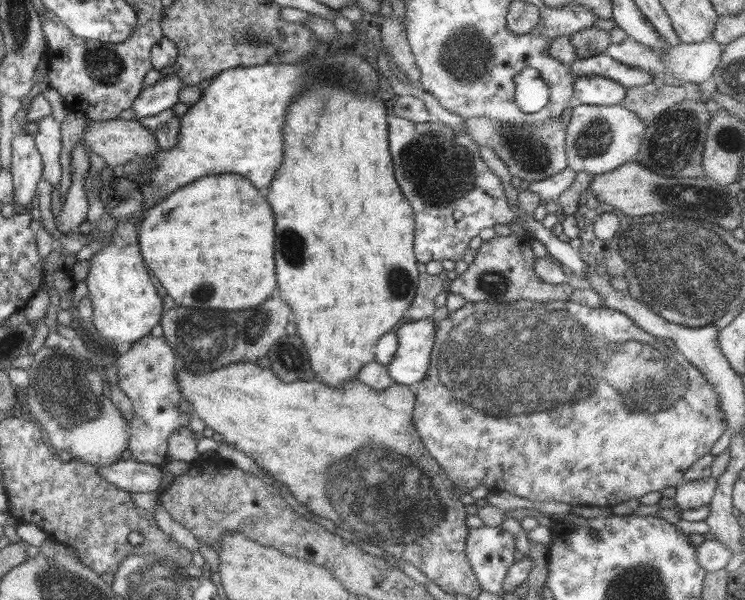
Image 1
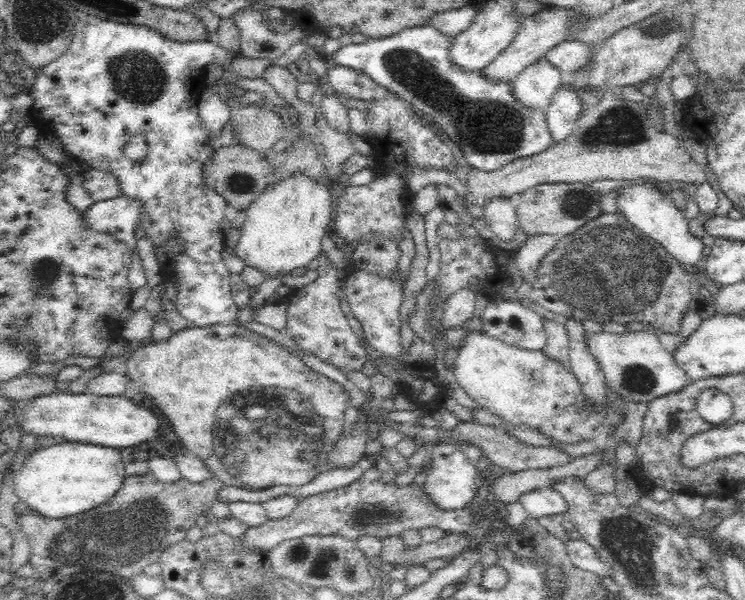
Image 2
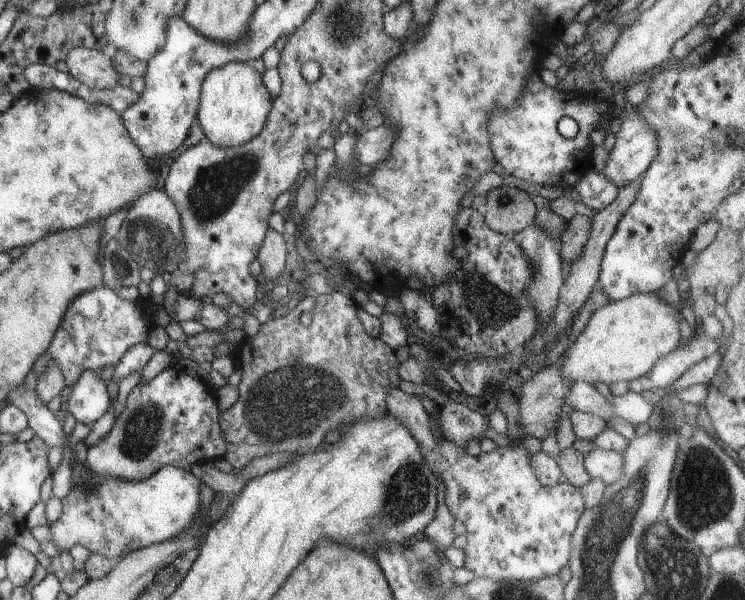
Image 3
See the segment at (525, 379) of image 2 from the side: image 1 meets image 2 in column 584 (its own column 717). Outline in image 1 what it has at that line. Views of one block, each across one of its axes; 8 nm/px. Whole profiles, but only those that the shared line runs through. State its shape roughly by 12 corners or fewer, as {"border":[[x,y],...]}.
{"border":[[466,302],[411,424],[454,487],[613,508],[726,431],[622,312]]}

